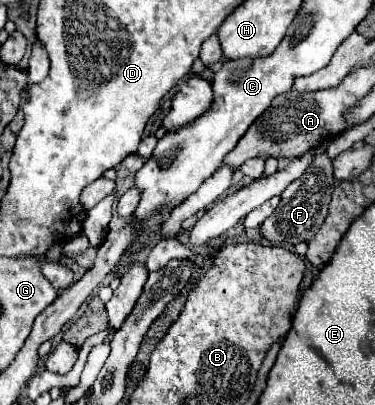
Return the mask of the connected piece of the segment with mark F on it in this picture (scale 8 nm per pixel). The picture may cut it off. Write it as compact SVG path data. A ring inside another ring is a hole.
M317 153L313 157L311 165L303 171L303 175L299 179L295 179L295 183L291 183L281 193L279 207L261 225L261 235L275 245L287 247L289 251L293 251L293 247L297 243L309 241L319 231L319 227L323 225L323 221L327 217L327 209L329 209L335 185L337 185L337 179L333 175L333 161L329 159L327 153Z

